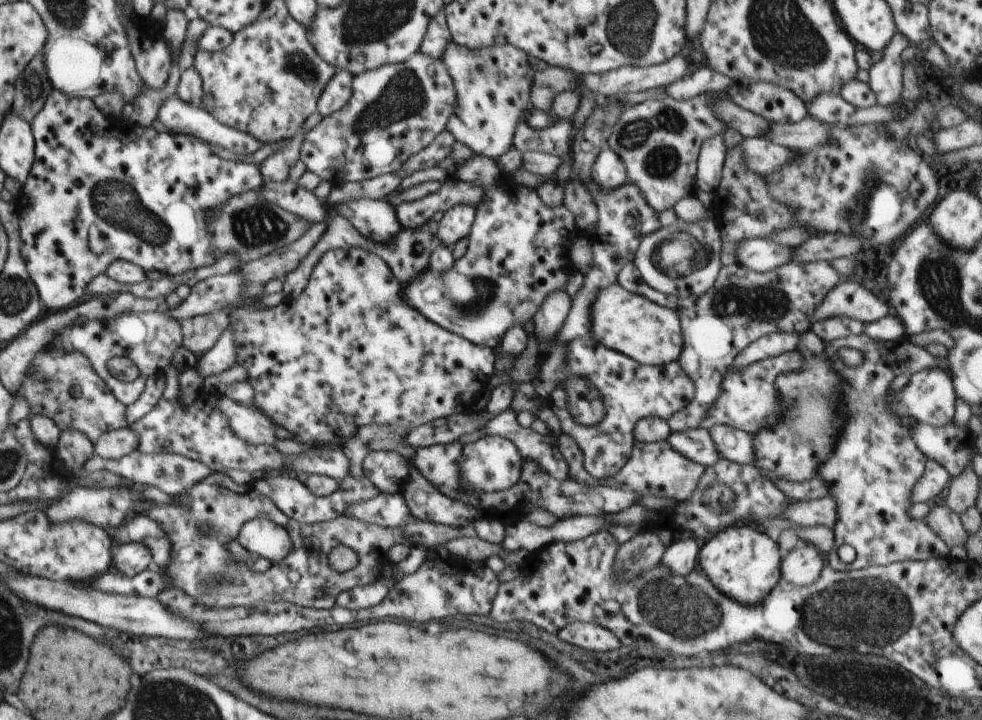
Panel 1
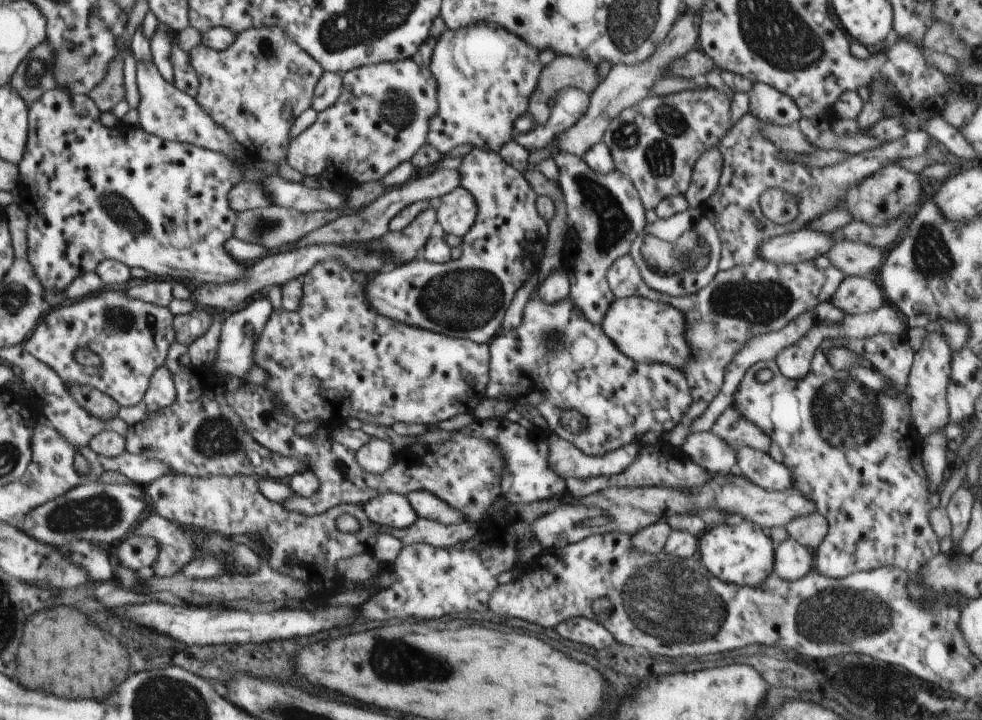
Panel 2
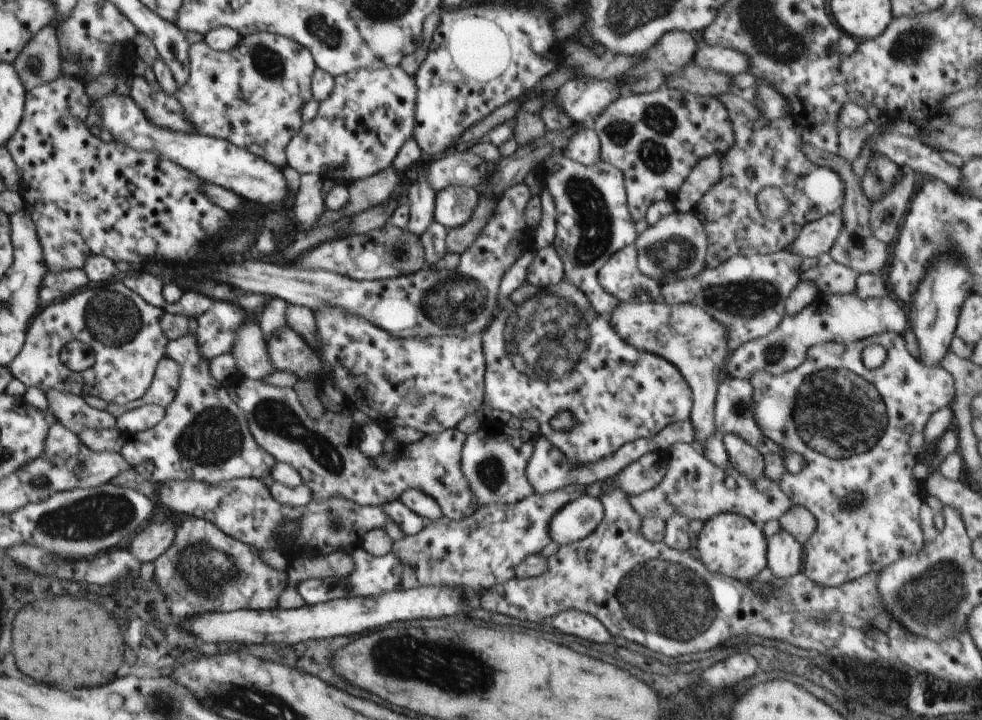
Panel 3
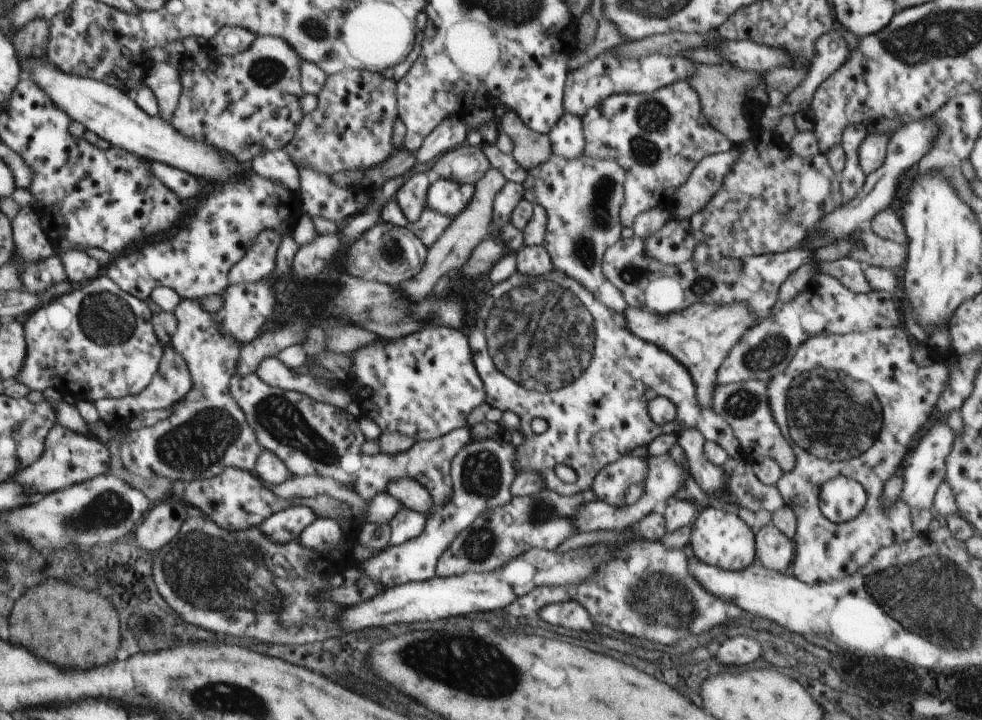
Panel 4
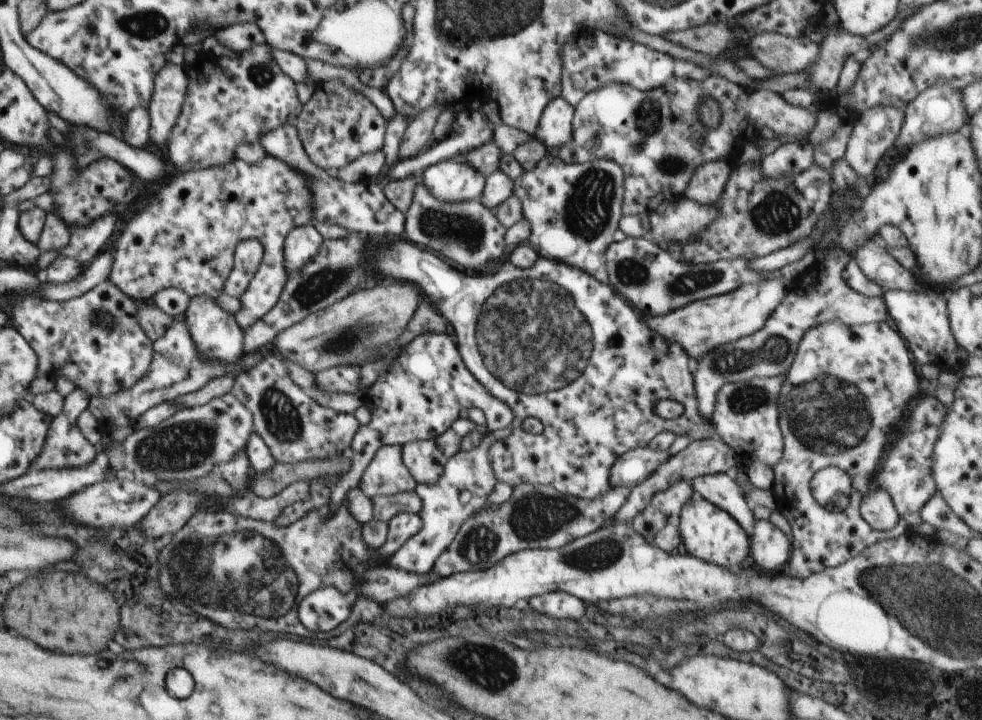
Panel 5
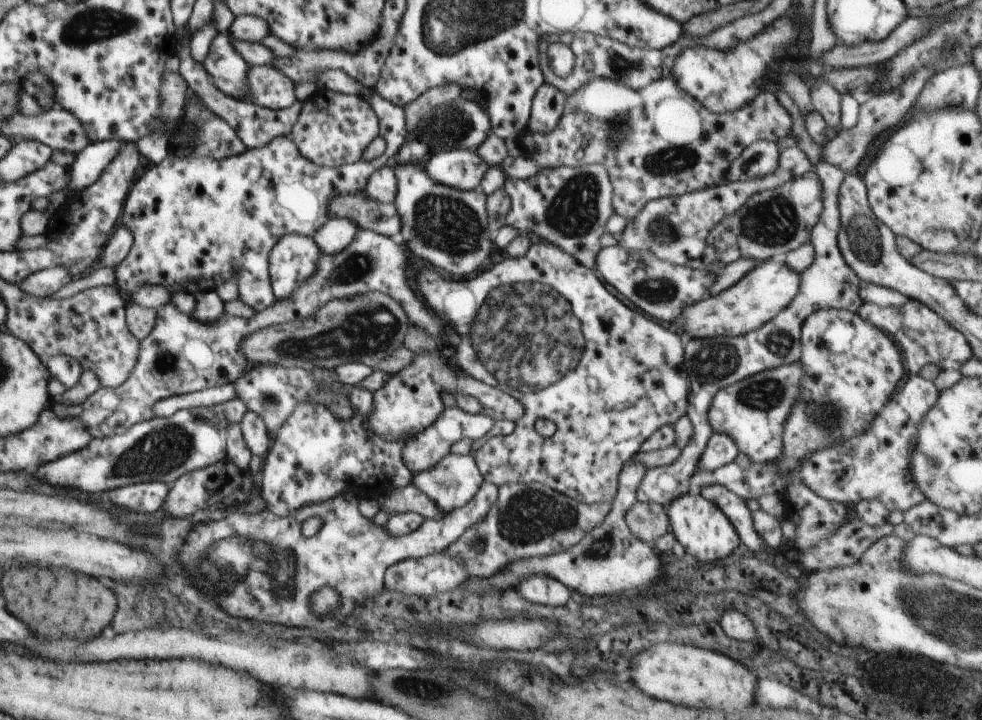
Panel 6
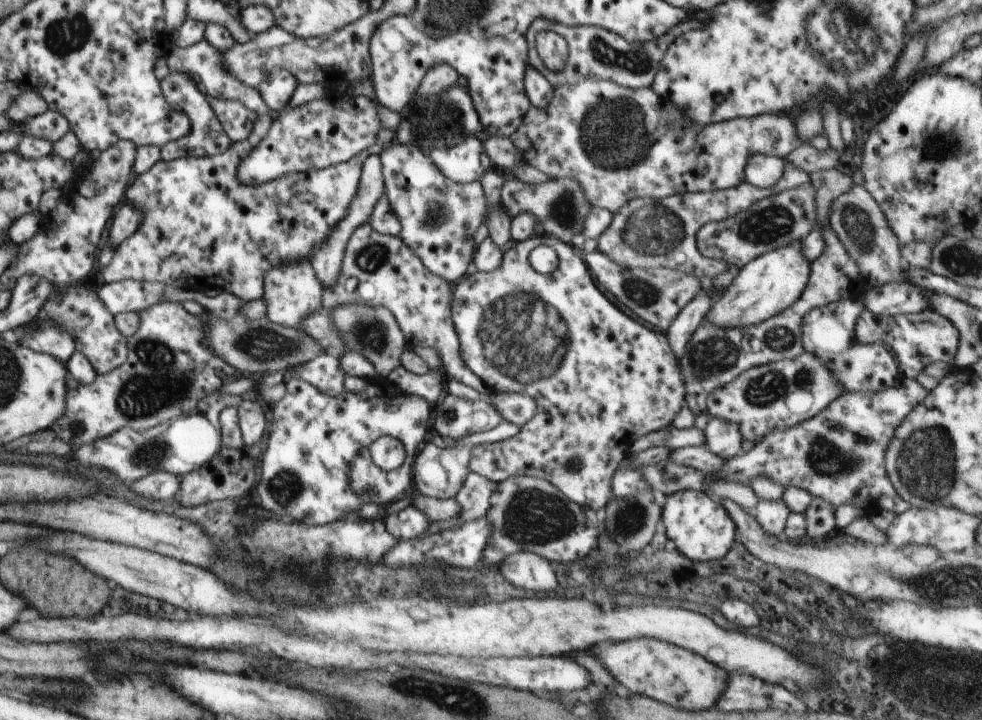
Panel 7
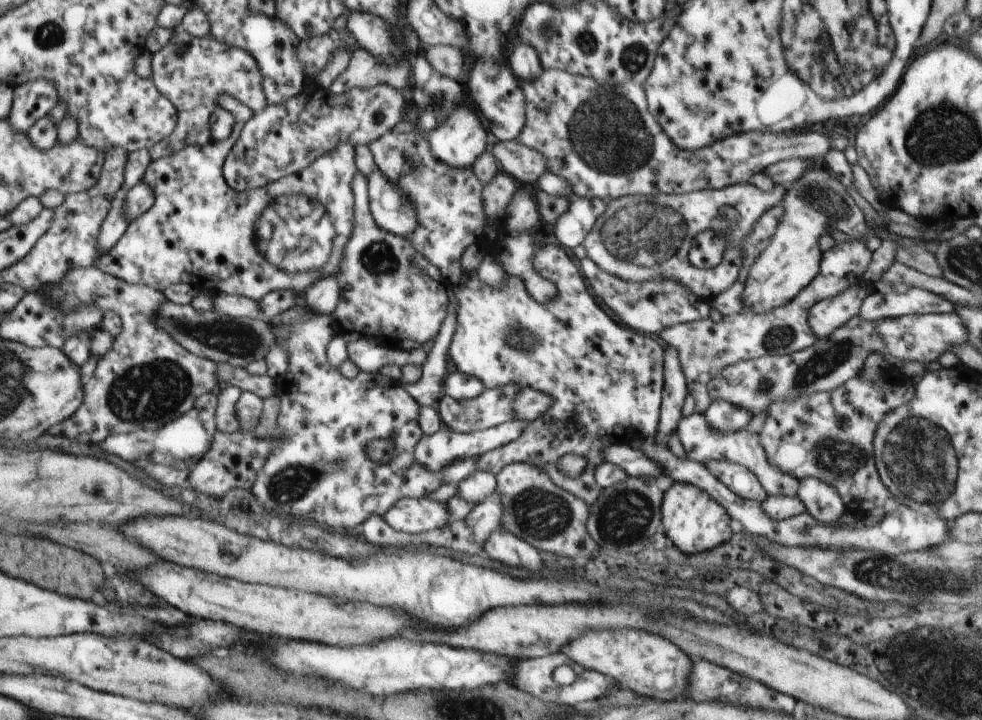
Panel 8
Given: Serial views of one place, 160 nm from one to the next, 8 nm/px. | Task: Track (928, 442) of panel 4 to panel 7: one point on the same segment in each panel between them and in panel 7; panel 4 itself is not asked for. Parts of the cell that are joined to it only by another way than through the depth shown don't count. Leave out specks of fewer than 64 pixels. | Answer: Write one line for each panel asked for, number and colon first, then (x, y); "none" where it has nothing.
5: (907, 473)
6: (875, 465)
7: (838, 456)

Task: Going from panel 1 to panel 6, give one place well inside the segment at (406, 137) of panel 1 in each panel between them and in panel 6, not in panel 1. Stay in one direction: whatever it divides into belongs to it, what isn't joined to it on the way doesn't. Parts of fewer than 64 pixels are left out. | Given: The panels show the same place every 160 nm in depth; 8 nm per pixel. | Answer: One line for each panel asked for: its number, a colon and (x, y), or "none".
2: (381, 119)
3: (359, 129)
4: (351, 128)
5: (333, 134)
6: (333, 131)

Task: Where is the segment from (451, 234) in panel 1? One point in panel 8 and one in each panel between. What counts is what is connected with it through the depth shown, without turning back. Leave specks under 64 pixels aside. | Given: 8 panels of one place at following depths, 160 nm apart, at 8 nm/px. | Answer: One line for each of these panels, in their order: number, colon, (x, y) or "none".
2: (456, 211)
3: (454, 206)
4: (449, 198)
5: (451, 181)
6: (464, 170)
7: (465, 163)
8: (459, 140)

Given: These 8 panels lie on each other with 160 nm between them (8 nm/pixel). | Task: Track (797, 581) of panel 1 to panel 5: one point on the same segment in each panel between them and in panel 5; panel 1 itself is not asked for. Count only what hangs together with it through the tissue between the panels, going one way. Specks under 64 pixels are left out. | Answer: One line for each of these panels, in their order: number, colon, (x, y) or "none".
2: (793, 561)
3: (785, 557)
4: (773, 548)
5: (770, 547)

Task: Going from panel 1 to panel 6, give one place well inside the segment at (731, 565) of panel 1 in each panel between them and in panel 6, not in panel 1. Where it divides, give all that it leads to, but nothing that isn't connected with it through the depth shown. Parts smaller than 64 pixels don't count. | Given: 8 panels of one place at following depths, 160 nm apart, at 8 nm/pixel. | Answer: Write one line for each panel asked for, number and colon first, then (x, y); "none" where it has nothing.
2: (742, 554)
3: (729, 544)
4: (719, 537)
5: (708, 532)
6: (704, 531)

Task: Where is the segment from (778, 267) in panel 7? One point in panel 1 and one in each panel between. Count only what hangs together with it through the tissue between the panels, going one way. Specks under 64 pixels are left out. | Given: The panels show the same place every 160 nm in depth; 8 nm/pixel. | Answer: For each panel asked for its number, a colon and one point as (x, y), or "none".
1: (631, 324)
2: (647, 331)
3: (685, 335)
4: (700, 336)
5: (699, 327)
6: (759, 296)

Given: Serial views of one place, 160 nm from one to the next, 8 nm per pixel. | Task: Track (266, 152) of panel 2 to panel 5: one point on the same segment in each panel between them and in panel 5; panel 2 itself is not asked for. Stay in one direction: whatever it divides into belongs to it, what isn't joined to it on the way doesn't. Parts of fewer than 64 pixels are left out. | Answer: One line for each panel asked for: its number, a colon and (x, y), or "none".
3: (252, 95)
4: (245, 104)
5: (229, 100)

